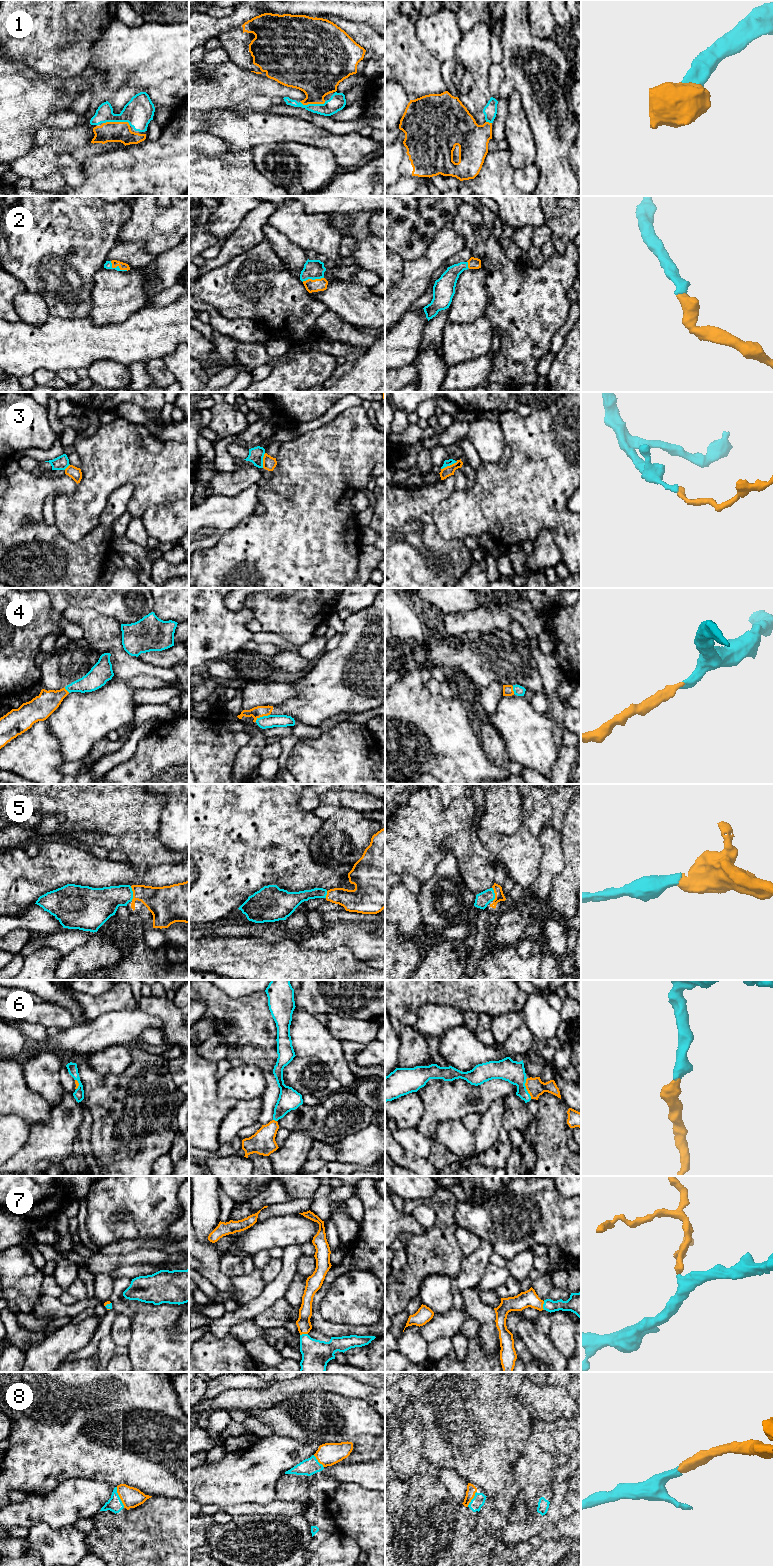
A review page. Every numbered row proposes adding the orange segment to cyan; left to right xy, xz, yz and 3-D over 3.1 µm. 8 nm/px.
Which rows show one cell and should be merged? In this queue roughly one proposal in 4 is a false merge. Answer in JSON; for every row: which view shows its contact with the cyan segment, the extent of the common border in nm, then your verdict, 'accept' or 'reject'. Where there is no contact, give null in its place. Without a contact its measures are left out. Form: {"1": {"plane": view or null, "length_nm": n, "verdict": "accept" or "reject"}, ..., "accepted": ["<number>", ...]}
{"1": {"plane": "xy", "length_nm": 220, "verdict": "accept"}, "2": {"plane": "xy", "length_nm": 160, "verdict": "accept"}, "3": {"plane": "yz", "length_nm": 150, "verdict": "reject"}, "4": {"plane": "xz", "length_nm": 130, "verdict": "accept"}, "5": {"plane": "xy", "length_nm": 120, "verdict": "accept"}, "6": {"plane": "yz", "length_nm": 170, "verdict": "accept"}, "7": {"plane": "yz", "length_nm": 70, "verdict": "accept"}, "8": {"plane": "xy", "length_nm": 180, "verdict": "accept"}, "accepted": ["1", "2", "4", "5", "6", "7", "8"]}

